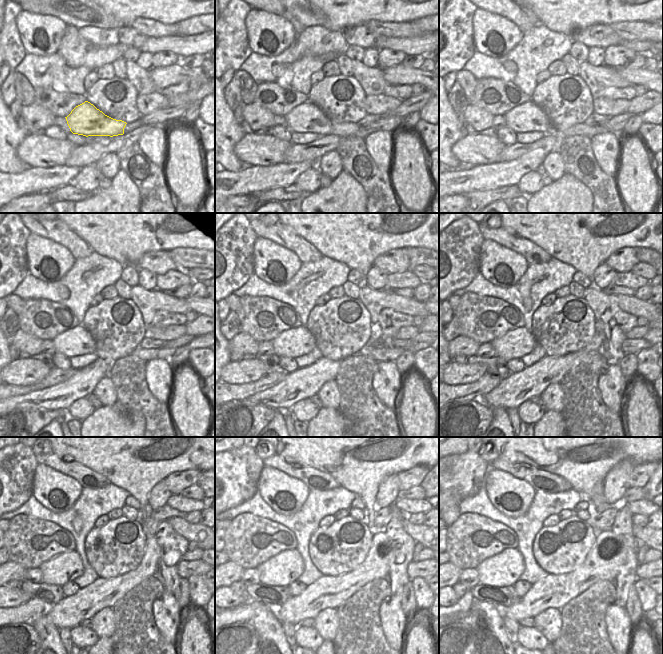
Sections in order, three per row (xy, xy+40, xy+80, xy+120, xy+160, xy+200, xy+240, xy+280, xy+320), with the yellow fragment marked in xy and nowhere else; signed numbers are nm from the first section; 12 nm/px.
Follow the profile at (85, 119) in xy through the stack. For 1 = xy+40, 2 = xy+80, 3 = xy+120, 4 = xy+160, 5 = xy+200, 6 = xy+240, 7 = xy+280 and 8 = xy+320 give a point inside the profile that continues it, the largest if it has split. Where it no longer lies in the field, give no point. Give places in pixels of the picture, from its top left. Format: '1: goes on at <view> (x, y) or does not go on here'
1: goes on at xy+40 (307, 117)
2: goes on at xy+80 (528, 117)
3: goes on at xy+120 (77, 341)
4: goes on at xy+160 (298, 341)
5: goes on at xy+200 (514, 344)
6: goes on at xy+240 (66, 567)
7: goes on at xy+280 (284, 568)
8: goes on at xy+320 (504, 569)

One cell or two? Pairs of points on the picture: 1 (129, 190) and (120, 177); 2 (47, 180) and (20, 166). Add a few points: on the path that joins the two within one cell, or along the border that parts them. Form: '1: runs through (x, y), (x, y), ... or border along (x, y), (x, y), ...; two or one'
1: runs through (126, 187), (121, 180); one
2: border along (30, 167), (18, 173), (10, 174); two

